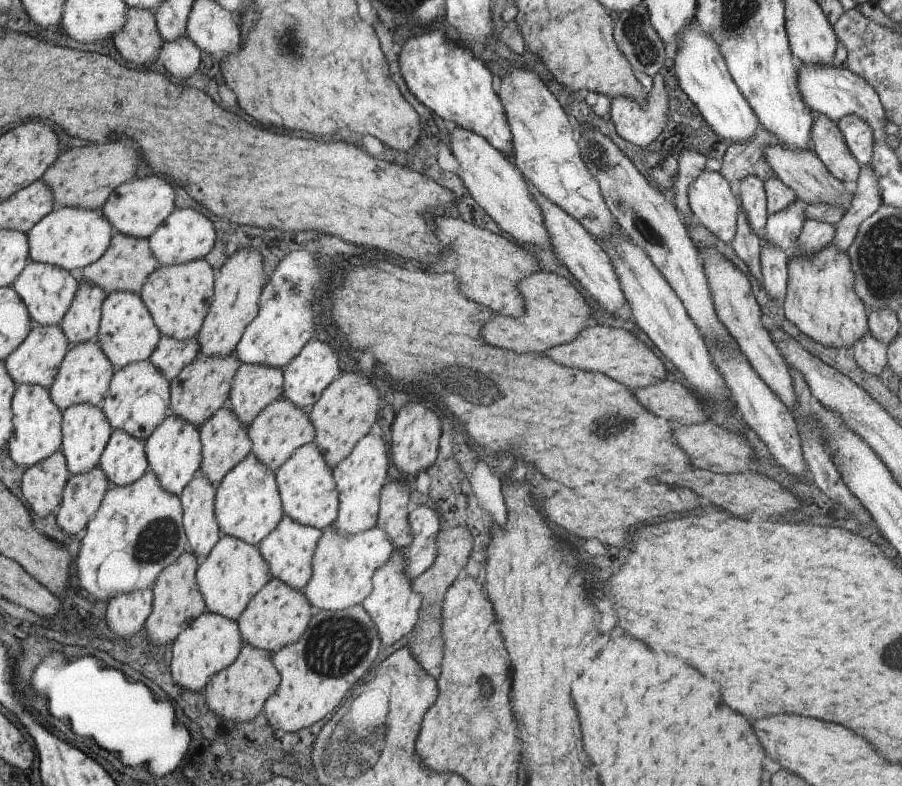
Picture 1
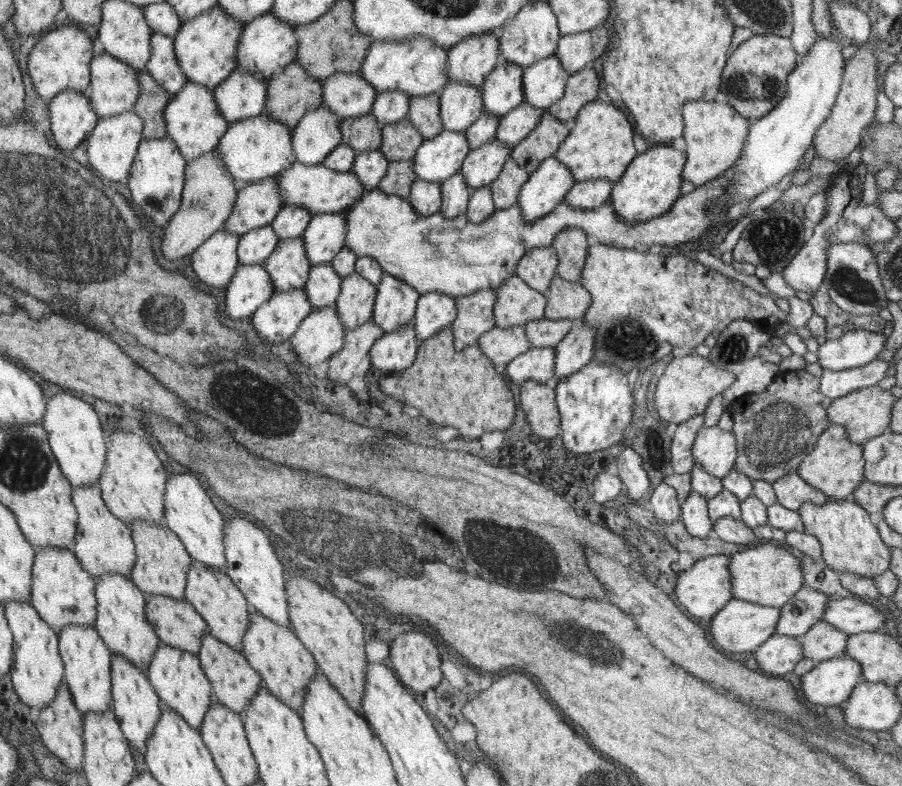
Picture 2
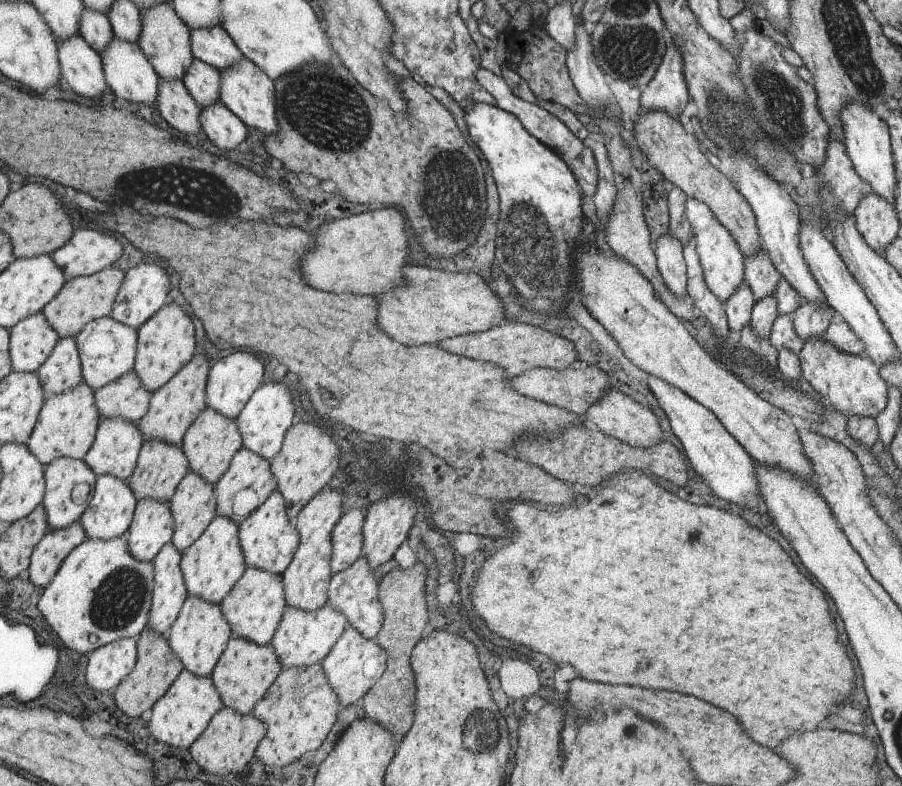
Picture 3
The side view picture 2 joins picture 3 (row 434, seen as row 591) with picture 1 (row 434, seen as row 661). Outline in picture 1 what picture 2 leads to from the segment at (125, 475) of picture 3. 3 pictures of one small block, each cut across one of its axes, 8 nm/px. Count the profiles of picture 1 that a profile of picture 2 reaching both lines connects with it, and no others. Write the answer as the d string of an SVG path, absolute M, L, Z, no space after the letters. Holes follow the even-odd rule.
M149 359L134 362L116 370L109 394L100 407L105 411L113 430L124 430L130 436L145 442L171 413L171 383Z

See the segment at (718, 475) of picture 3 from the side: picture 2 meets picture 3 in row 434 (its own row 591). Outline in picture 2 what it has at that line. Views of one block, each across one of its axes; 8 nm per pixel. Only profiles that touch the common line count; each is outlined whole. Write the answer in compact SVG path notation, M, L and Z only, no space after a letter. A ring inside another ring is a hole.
M716 554L694 562L689 569L679 570L676 596L678 596L678 602L682 602L682 606L692 616L699 619L712 619L734 598L730 558L730 555Z

